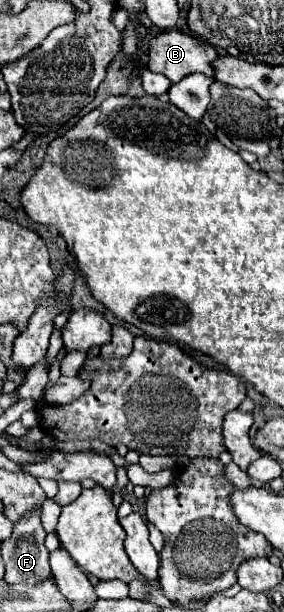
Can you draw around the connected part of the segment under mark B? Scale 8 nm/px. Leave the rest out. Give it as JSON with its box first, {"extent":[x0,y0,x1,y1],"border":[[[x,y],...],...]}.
{"extent":[148,31,218,83],"border":[[[166,31],[160,33],[150,41],[150,59],[148,59],[148,69],[154,73],[166,75],[172,83],[178,83],[182,77],[190,73],[204,73],[208,77],[214,77],[214,67],[212,63],[218,59],[218,49],[204,43],[204,39],[196,35],[188,35],[182,31]]]}

